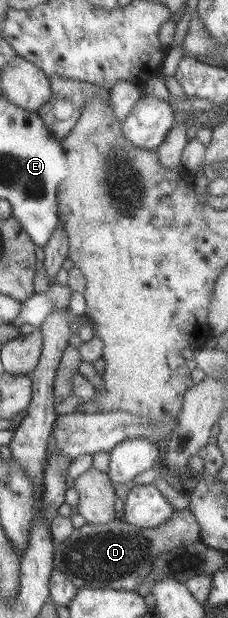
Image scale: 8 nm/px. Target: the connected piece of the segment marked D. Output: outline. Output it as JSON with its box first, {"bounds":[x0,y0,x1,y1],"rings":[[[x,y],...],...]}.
{"bounds":[54,510,200,591],"rings":[[[175,510],[174,515],[157,528],[139,528],[125,520],[115,520],[107,524],[86,524],[75,528],[67,540],[56,542],[54,570],[63,572],[77,588],[114,588],[115,590],[135,591],[137,584],[141,584],[149,576],[150,562],[154,558],[161,553],[181,547],[184,542],[198,542],[200,536],[200,524],[197,517],[189,510]]]}

